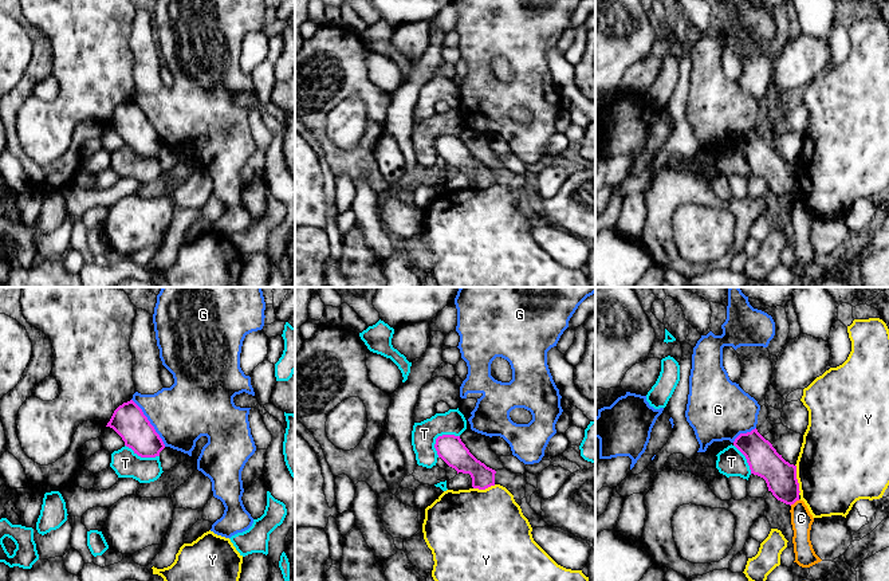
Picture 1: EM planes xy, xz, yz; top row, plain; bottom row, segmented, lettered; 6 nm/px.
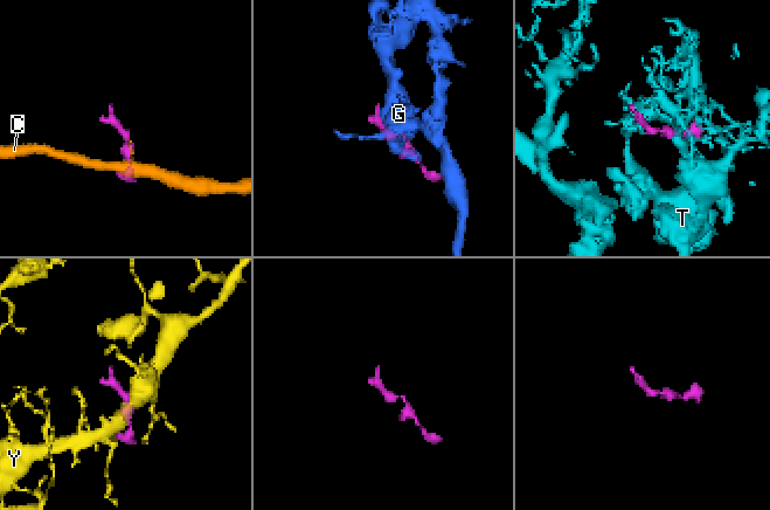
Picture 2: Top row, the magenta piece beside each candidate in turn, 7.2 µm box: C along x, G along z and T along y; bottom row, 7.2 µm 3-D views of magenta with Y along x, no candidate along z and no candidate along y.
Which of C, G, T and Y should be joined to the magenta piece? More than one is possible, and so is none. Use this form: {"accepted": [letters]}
{"accepted": []}

